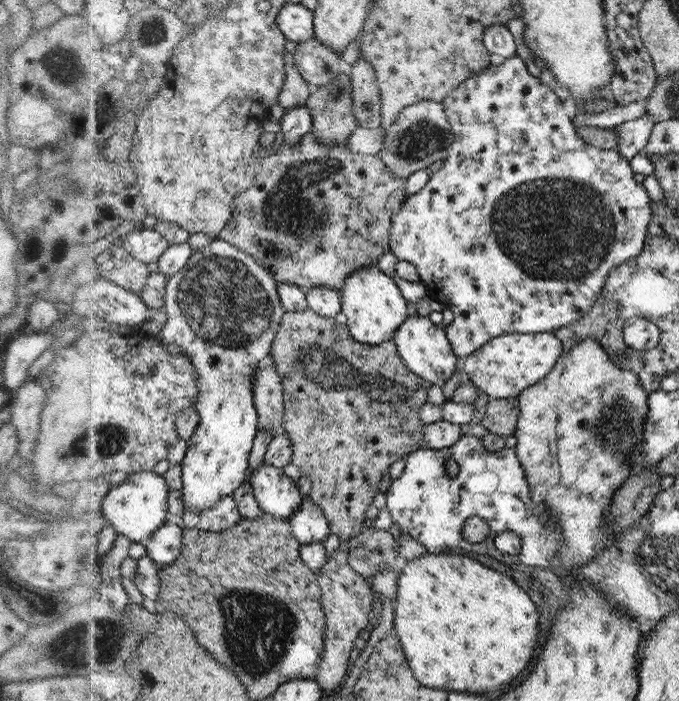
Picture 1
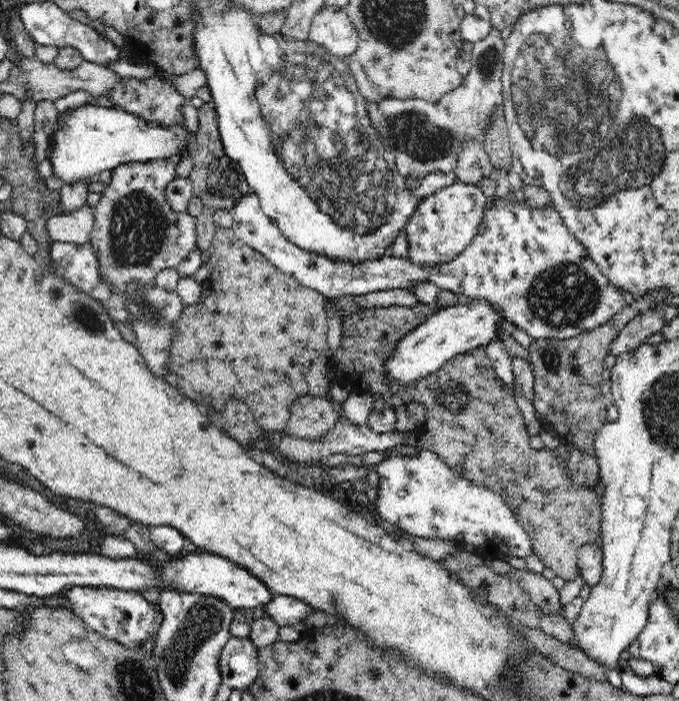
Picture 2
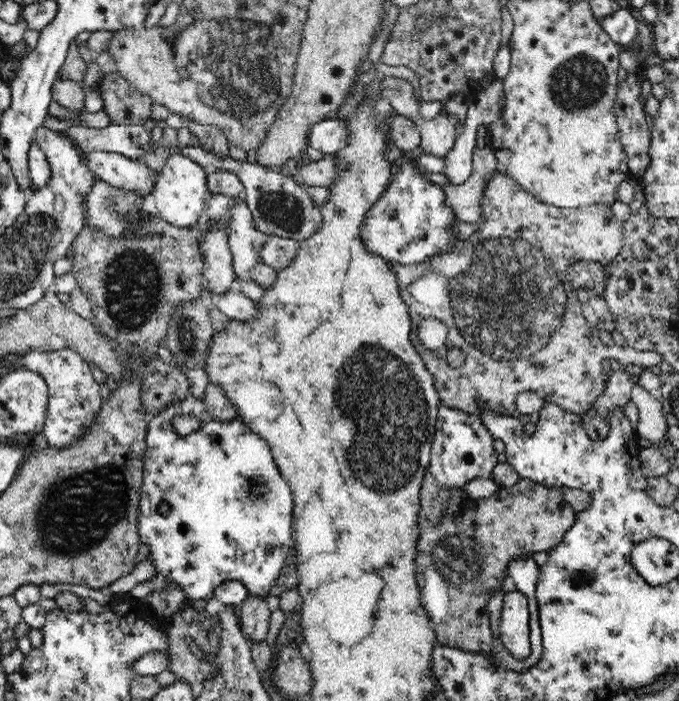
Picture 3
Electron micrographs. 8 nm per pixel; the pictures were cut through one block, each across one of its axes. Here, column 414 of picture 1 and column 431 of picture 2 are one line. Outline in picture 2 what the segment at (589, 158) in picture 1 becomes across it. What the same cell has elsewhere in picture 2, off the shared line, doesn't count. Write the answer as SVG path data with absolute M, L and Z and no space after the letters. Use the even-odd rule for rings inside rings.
M462 182L451 184L434 194L423 196L415 213L404 227L408 239L405 258L414 264L446 264L466 249L482 224L487 197L477 185Z

